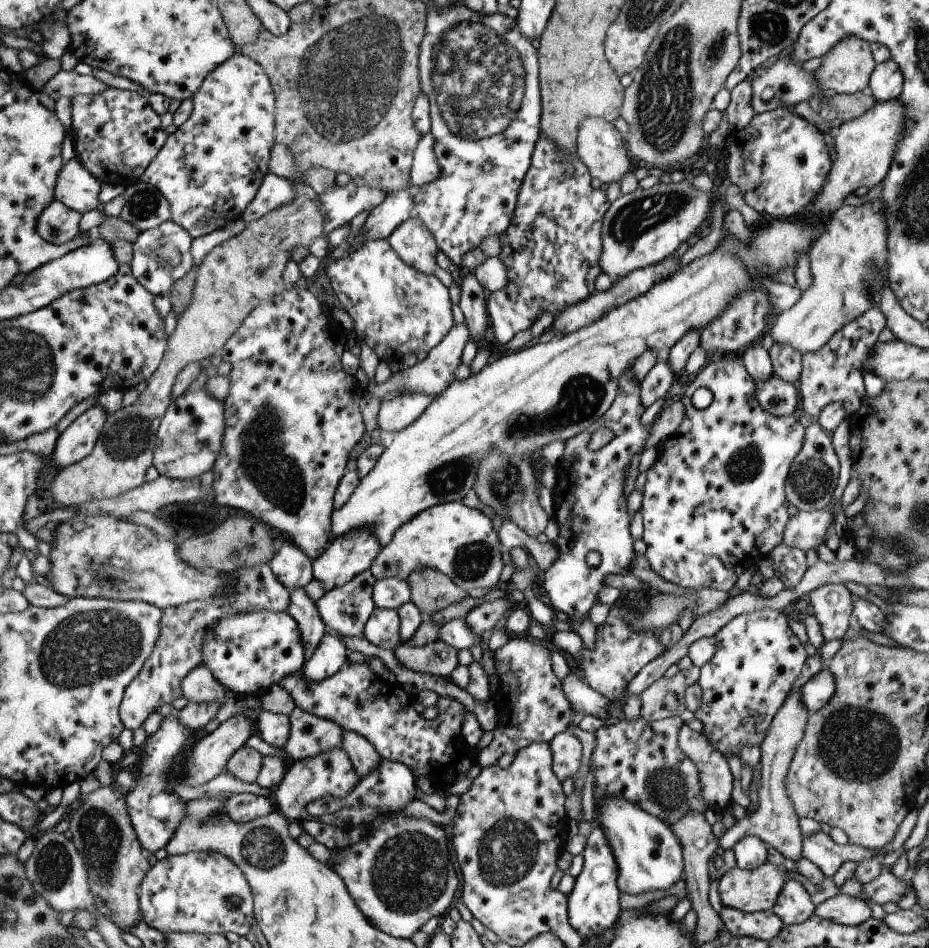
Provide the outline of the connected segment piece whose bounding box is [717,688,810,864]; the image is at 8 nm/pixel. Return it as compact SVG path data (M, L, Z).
M801 688L790 691L779 710L776 710L769 728L766 730L766 737L759 744L761 787L758 790L758 804L755 810L741 820L735 821L720 836L717 842L723 850L731 849L743 835L753 835L758 836L767 846L777 850L783 858L788 858L795 864L802 857L802 836L797 826L798 816L786 793L785 779L795 747L803 736L809 714L802 703Z

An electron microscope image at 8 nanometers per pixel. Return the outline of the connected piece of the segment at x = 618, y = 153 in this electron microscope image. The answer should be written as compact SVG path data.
M585 117L579 121L576 132L575 154L587 167L591 178L597 178L603 184L619 180L629 172L629 158L624 140L610 122L599 117Z

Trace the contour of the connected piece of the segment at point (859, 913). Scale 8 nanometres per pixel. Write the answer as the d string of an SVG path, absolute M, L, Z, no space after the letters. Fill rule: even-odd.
M837 893L818 905L814 905L812 913L819 918L846 927L857 926L871 917L871 911L865 899L861 896L852 897L842 893Z

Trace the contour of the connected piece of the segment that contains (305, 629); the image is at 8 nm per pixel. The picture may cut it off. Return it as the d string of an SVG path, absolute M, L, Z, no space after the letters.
M295 589L291 591L291 604L288 612L299 623L304 647L306 648L305 660L308 661L321 637L325 634L324 624L306 590Z

